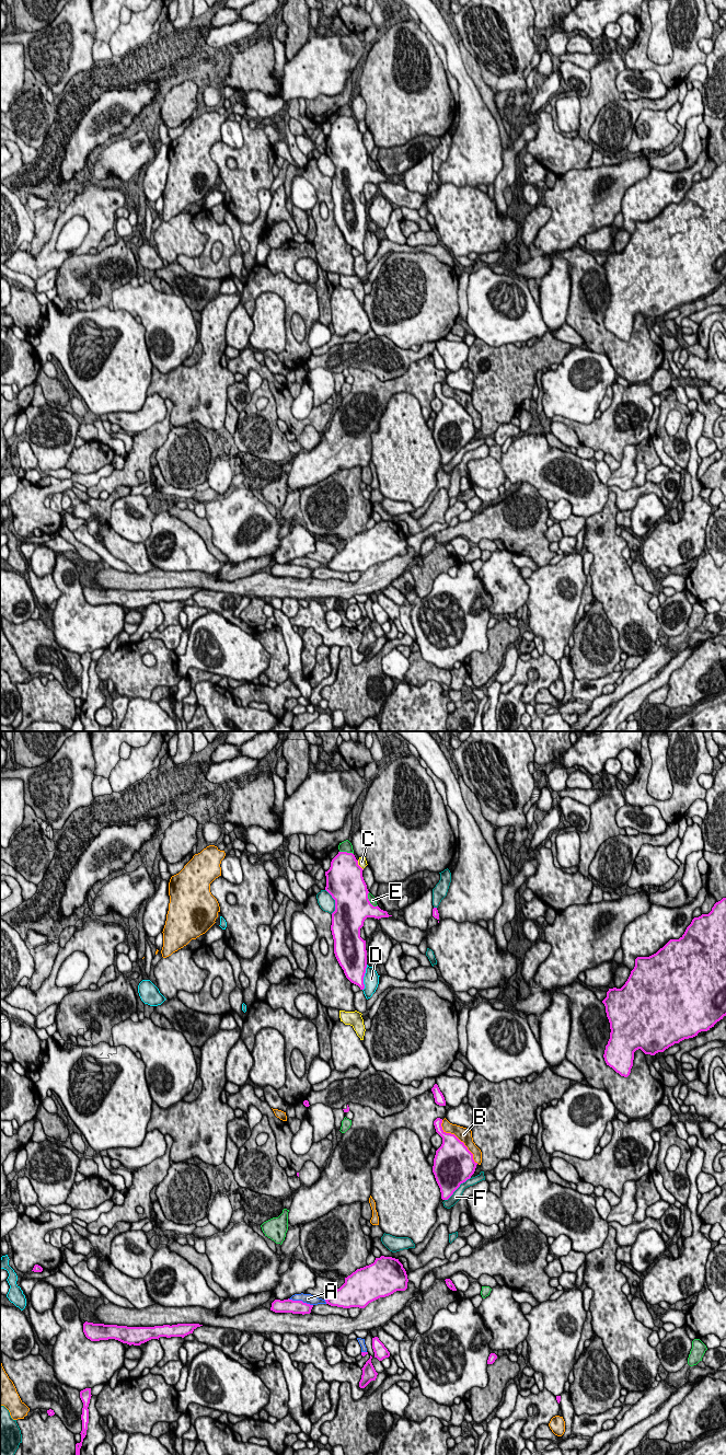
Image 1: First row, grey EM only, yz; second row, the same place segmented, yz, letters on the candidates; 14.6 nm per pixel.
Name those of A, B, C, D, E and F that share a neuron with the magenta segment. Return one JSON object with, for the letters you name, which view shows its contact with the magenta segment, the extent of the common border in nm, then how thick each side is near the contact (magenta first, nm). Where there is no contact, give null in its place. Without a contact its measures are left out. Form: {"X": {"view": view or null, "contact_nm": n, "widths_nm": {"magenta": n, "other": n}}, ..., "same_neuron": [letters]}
{"same_neuron": []}

